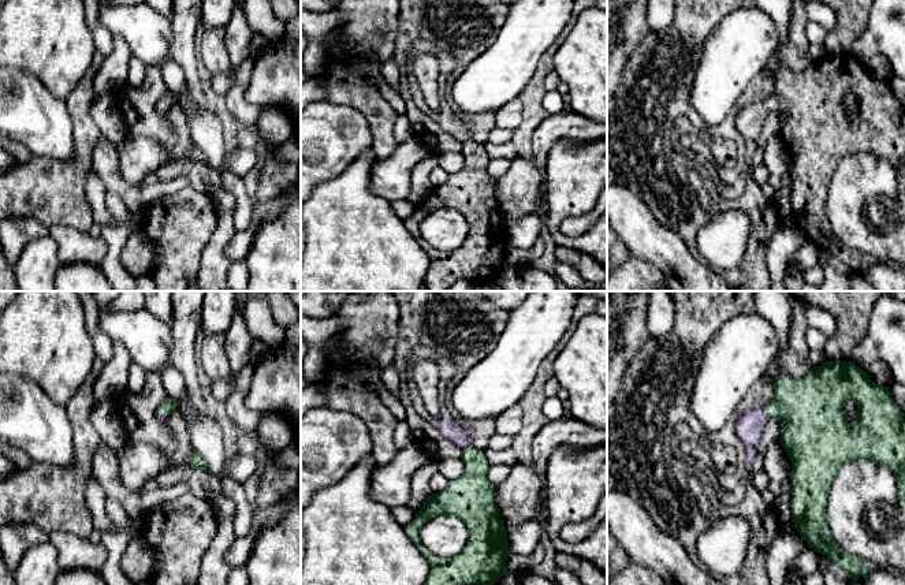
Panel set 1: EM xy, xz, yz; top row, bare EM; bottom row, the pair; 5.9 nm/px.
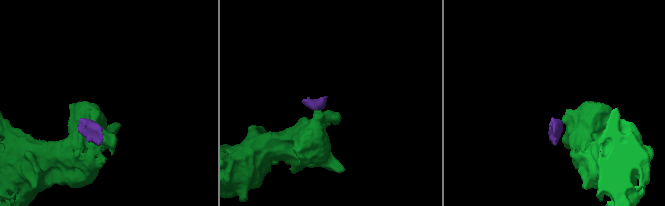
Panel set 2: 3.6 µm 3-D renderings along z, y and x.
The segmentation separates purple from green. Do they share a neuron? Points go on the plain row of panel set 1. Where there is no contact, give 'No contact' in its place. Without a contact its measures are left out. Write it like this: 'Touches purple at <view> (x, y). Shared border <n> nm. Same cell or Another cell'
Touches purple at xz (468, 141). Shared border 70 nm. Same cell

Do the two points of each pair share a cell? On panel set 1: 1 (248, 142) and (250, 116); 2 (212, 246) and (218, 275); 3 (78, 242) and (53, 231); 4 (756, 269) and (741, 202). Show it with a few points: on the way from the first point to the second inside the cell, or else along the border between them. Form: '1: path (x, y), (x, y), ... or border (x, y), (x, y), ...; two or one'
1: border (263, 110), (250, 126), (245, 126); two
2: path (213, 253), (213, 268); one
3: path (73, 242), (59, 233); one
4: path (756, 253), (758, 218); one

